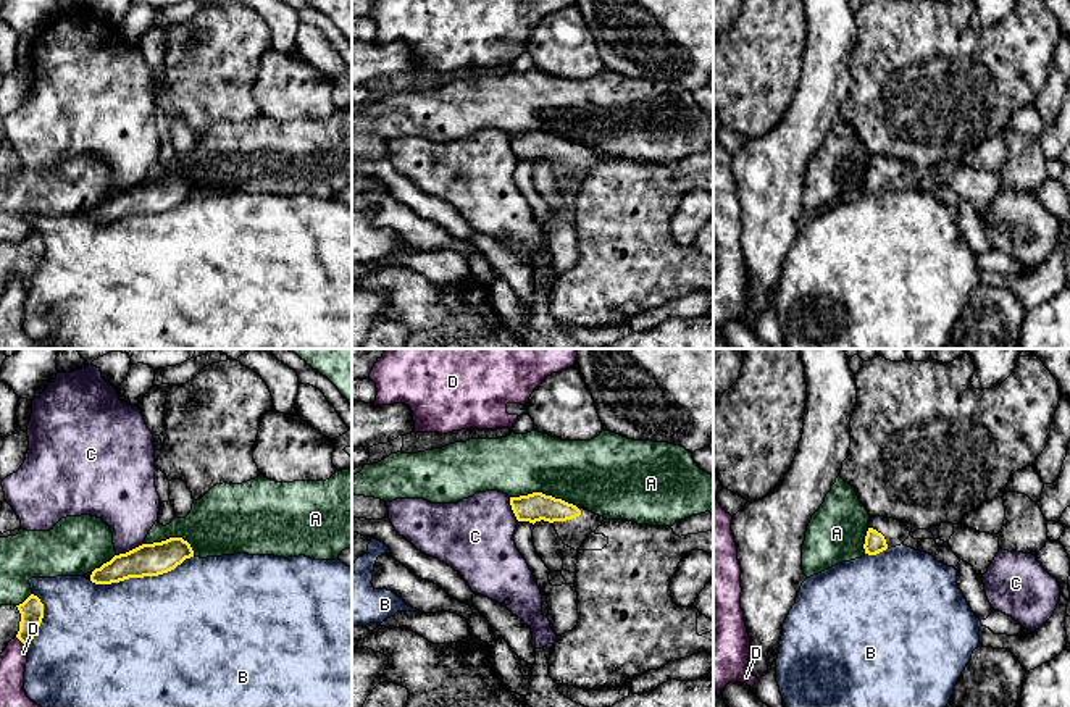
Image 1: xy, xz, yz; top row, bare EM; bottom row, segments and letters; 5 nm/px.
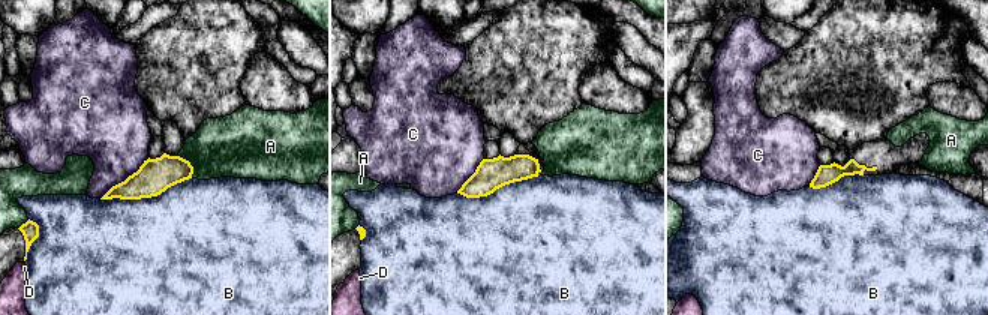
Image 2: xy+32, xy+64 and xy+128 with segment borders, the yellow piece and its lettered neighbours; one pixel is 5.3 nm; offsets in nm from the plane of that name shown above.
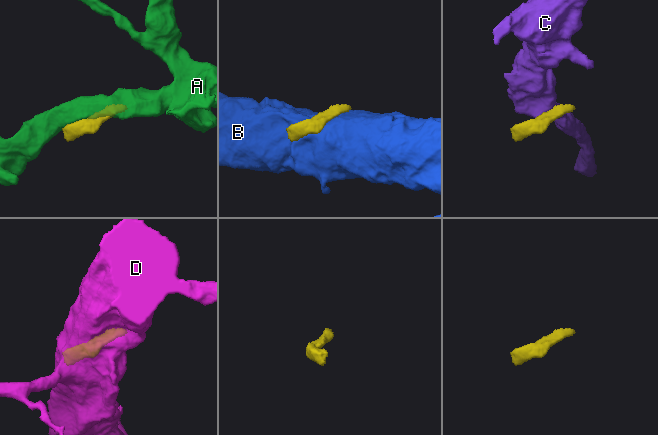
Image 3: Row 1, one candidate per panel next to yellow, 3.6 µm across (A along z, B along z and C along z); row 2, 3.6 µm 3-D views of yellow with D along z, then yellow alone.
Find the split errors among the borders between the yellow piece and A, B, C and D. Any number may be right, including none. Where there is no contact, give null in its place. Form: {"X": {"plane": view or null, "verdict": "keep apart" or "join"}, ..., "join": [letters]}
{"A": {"plane": "xz", "verdict": "keep apart"}, "B": {"plane": "xy", "verdict": "keep apart"}, "C": {"plane": "xy", "verdict": "keep apart"}, "D": {"plane": "xy", "verdict": "keep apart"}, "join": []}

